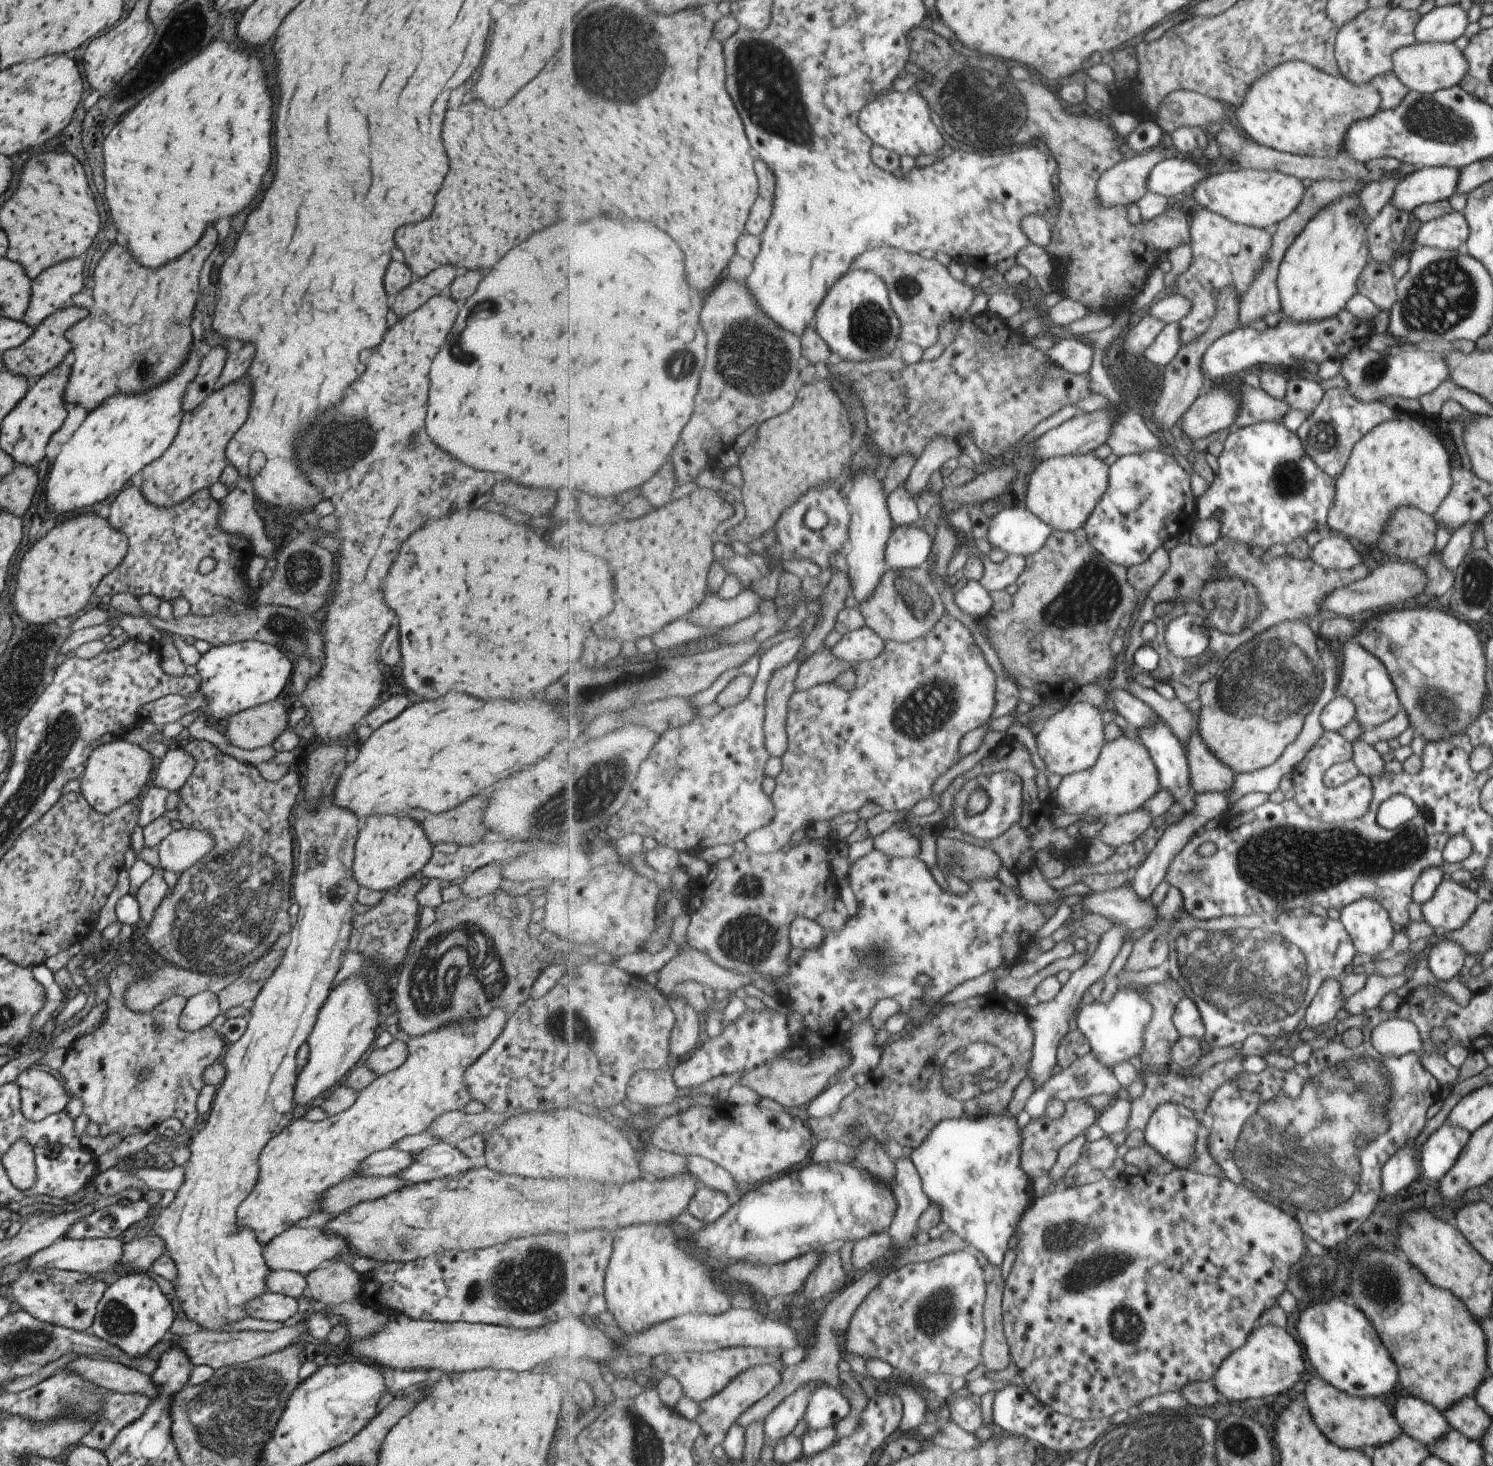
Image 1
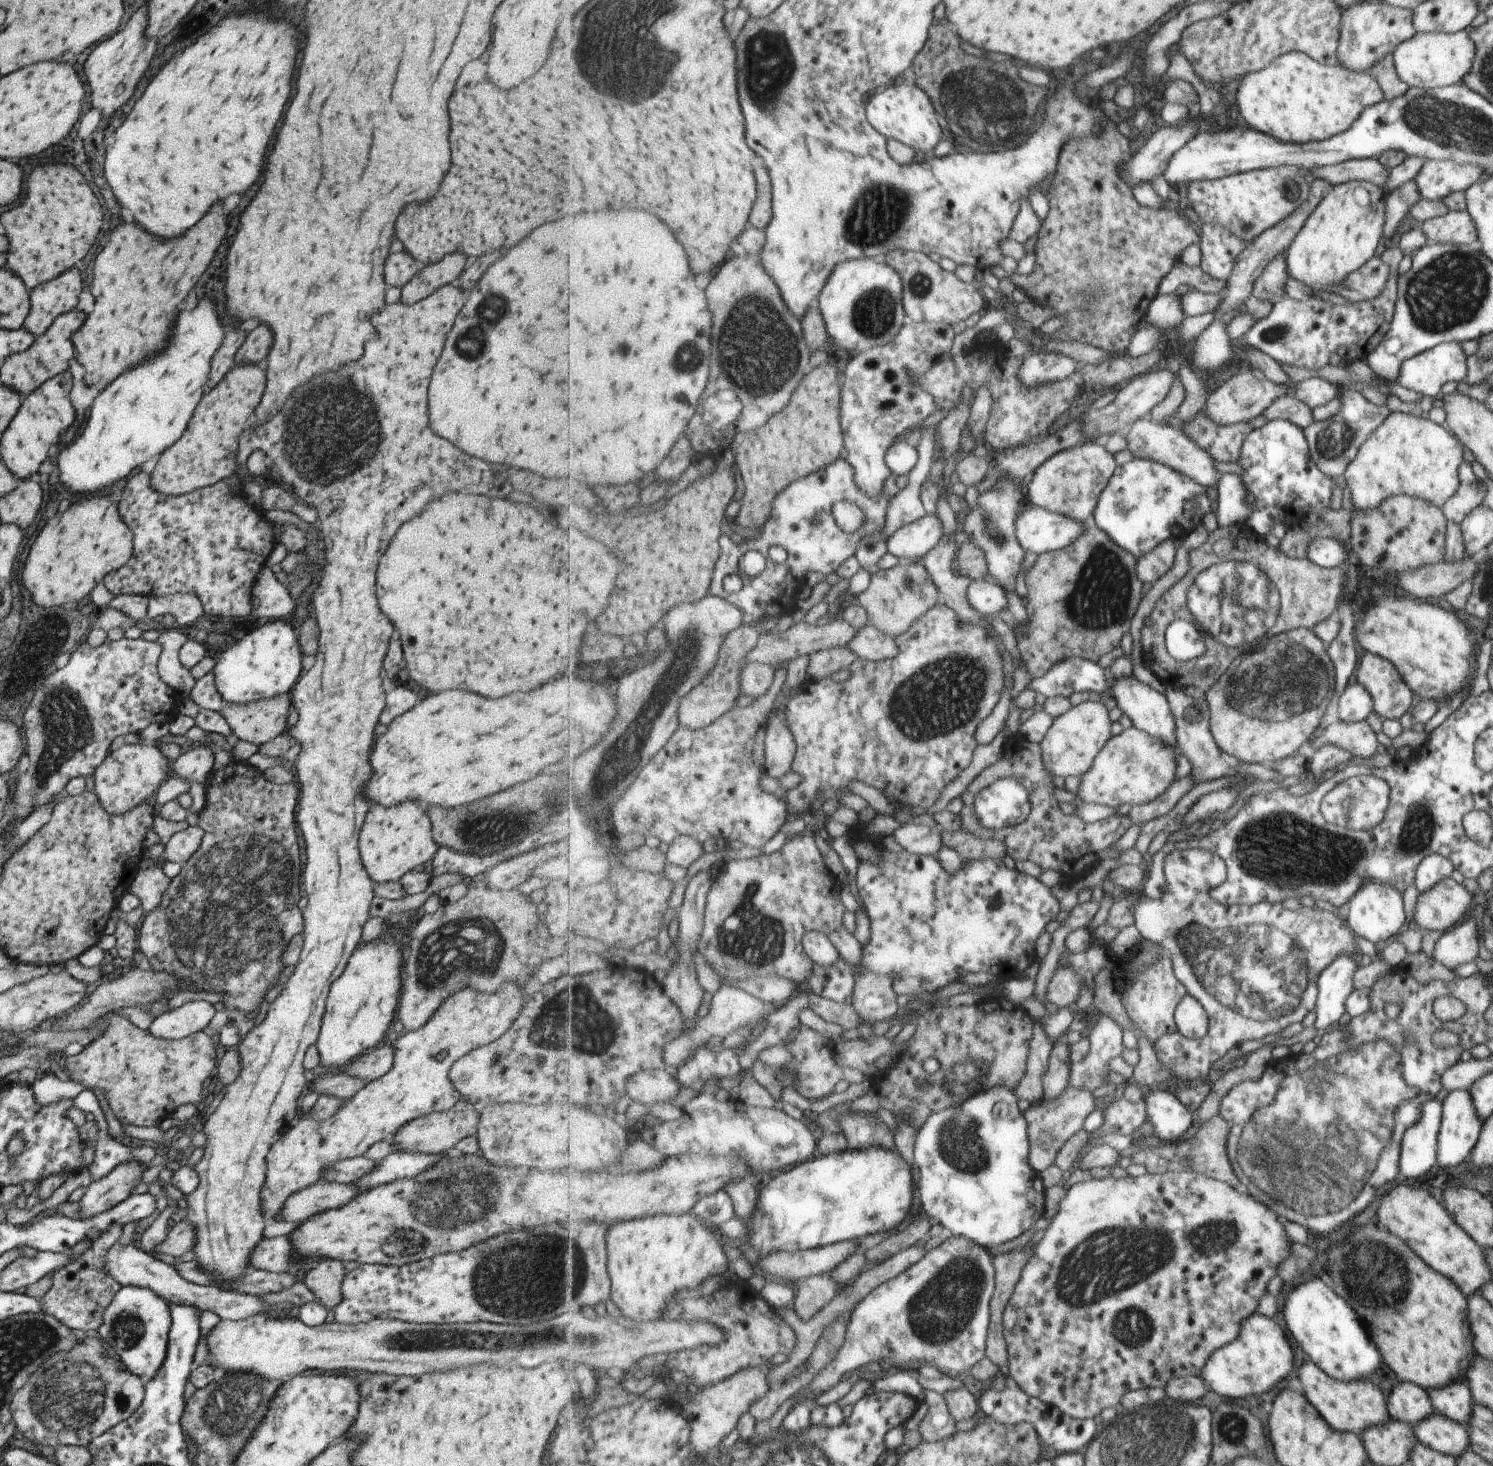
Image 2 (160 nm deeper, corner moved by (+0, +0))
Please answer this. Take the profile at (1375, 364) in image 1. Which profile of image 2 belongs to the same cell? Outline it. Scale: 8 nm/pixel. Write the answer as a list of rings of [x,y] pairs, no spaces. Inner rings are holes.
[[[1441,343],[1405,359],[1396,382],[1417,394],[1434,397],[1443,384],[1467,378],[1467,360],[1460,343]]]

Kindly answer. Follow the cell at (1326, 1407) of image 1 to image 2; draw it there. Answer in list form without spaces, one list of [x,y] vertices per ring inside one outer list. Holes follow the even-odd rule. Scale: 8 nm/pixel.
[[[1305,1359],[1297,1370],[1297,1378],[1303,1387],[1303,1395],[1309,1404],[1316,1408],[1324,1421],[1339,1432],[1359,1433],[1368,1426],[1373,1426],[1387,1420],[1385,1398],[1375,1388],[1370,1379],[1357,1379],[1352,1381],[1338,1381],[1324,1373],[1316,1364]]]

